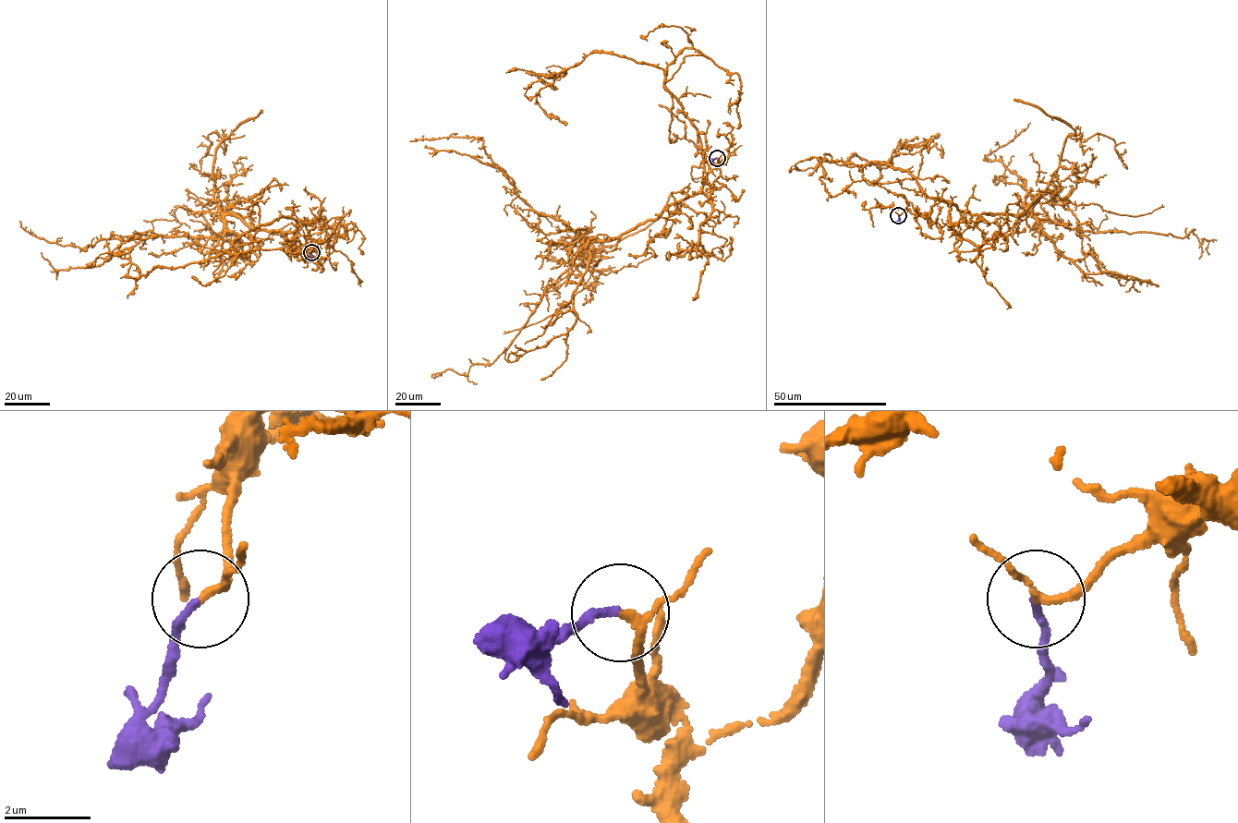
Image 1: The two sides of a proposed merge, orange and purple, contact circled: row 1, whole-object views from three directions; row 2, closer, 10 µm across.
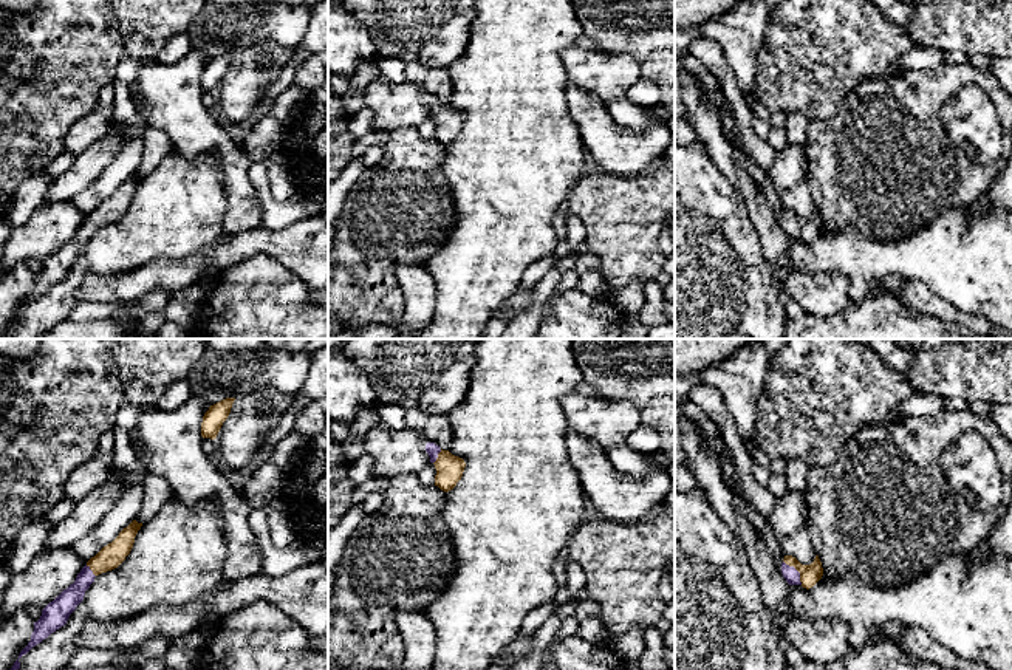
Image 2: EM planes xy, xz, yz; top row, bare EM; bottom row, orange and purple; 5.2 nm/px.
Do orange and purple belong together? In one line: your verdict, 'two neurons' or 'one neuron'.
one neuron

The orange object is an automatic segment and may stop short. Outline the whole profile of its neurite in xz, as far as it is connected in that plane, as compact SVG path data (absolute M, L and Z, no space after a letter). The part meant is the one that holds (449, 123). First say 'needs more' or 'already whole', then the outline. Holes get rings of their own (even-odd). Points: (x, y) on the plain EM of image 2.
needs more; M427 96L426 105L436 122L435 139L444 145L452 144L463 130L466 121L464 113L452 108L449 104L443 104L435 96Z

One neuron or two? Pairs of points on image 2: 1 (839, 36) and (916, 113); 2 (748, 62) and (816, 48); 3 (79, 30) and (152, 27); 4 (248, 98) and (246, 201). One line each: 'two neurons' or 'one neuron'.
1: two neurons
2: two neurons
3: two neurons
4: two neurons

